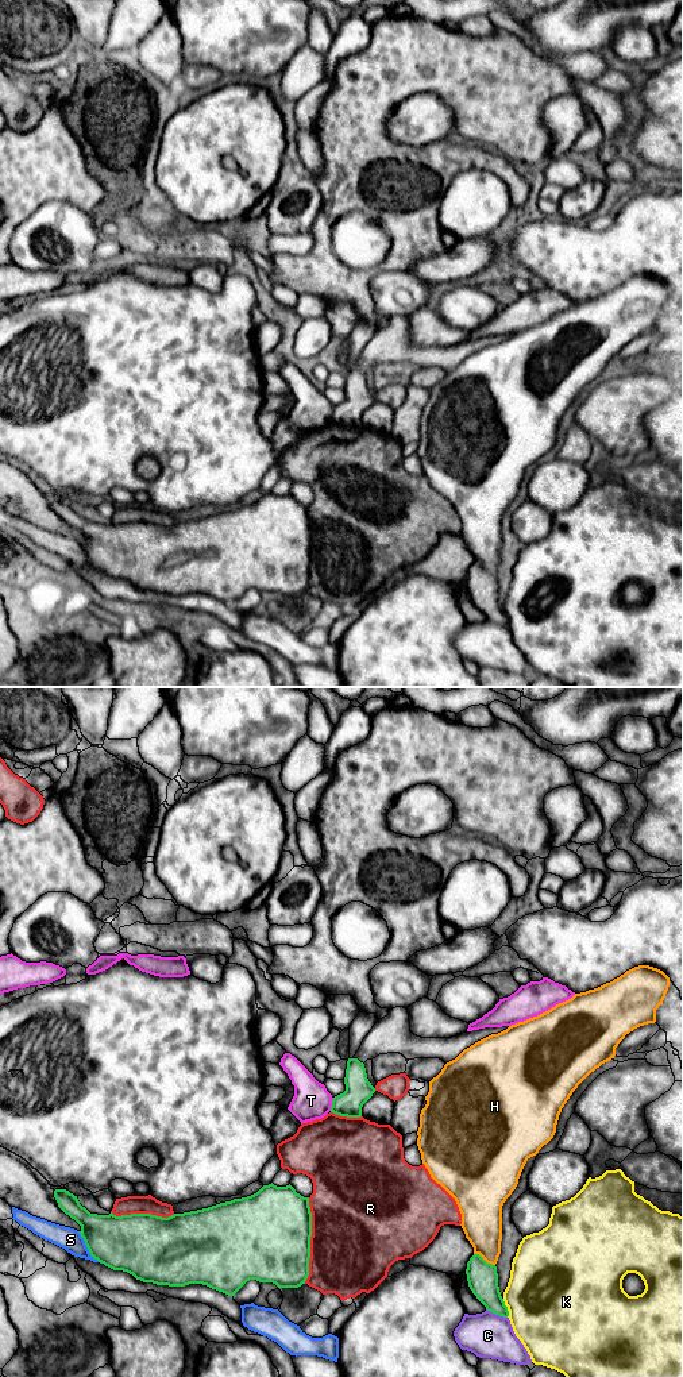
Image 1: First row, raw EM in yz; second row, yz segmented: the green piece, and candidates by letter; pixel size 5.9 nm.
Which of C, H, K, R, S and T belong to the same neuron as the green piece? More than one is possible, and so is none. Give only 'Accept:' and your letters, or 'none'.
Accept: none

